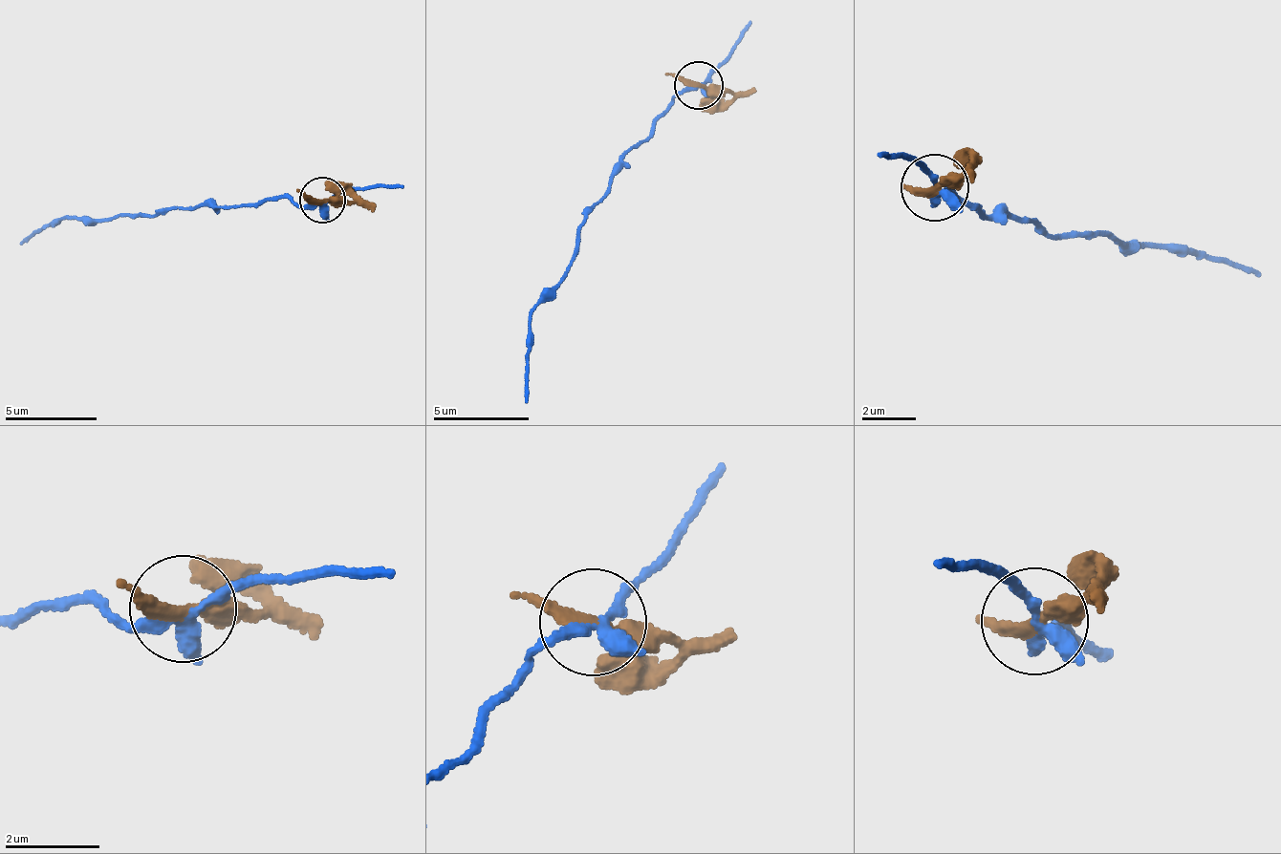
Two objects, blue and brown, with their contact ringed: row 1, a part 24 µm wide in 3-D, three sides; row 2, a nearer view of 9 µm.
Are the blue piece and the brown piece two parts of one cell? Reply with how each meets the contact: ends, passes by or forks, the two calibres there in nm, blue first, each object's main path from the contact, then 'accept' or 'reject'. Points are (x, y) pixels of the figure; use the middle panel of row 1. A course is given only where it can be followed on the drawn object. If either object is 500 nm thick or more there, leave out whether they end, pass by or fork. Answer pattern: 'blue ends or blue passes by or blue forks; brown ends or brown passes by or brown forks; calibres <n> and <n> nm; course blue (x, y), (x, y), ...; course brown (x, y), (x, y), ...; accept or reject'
blue forks; brown passes by; calibres 240 and 280 nm; course blue (699, 84), (688, 87), (625, 157), (610, 189), (581, 228), (566, 279), (533, 310), (525, 401); course brown (699, 84), (743, 93), (755, 92); reject

